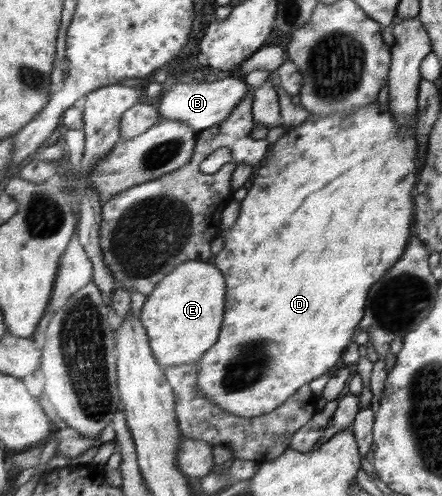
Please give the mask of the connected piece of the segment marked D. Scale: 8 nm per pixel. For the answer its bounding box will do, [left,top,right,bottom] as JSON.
[196,102,418,417]

